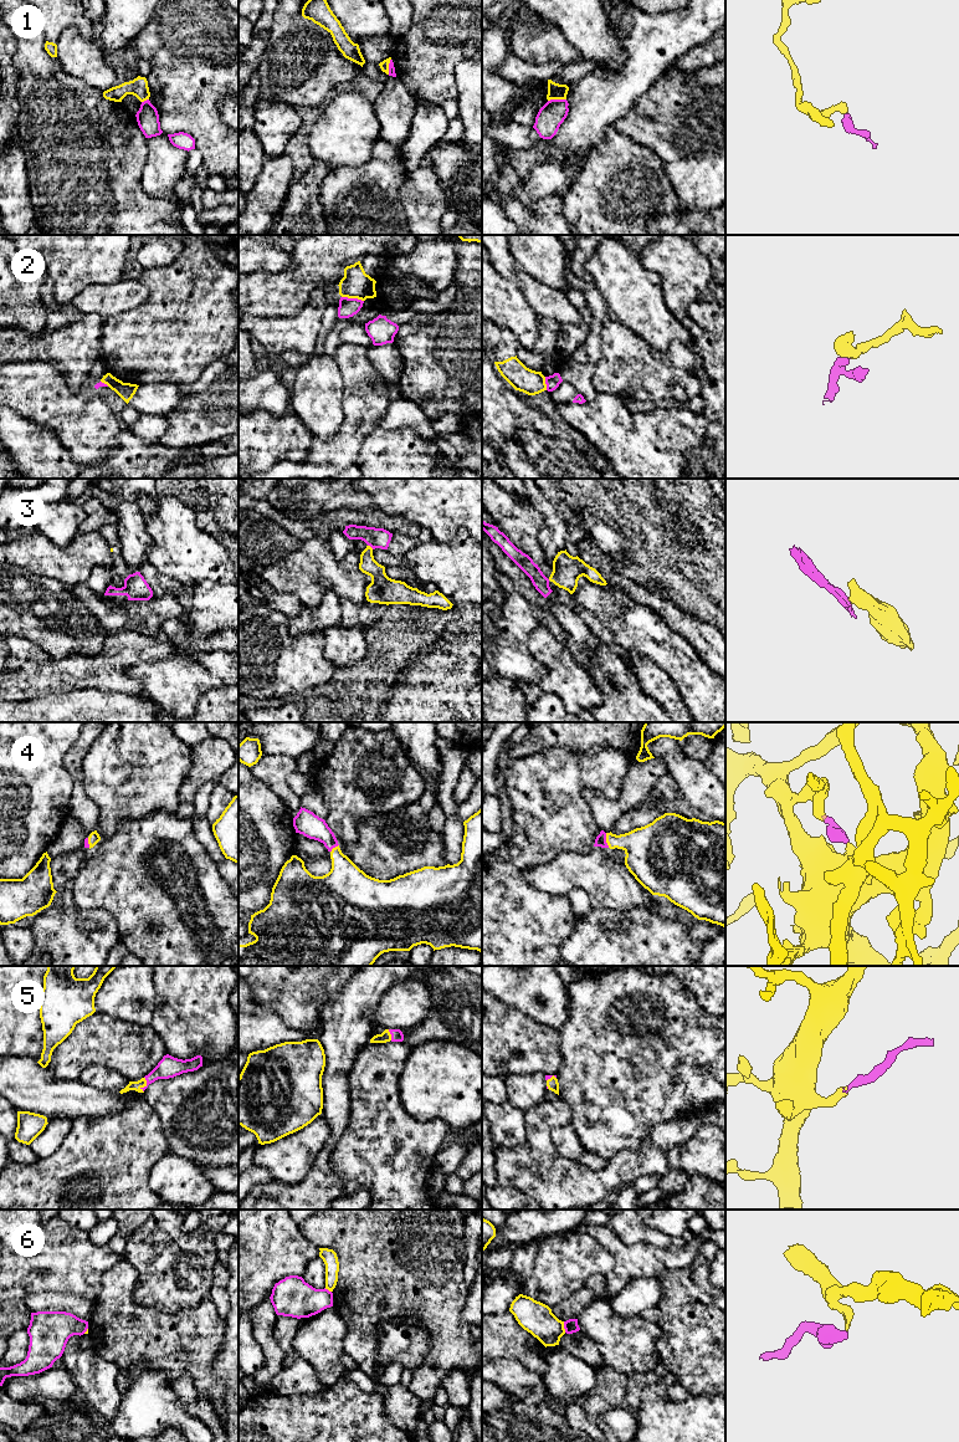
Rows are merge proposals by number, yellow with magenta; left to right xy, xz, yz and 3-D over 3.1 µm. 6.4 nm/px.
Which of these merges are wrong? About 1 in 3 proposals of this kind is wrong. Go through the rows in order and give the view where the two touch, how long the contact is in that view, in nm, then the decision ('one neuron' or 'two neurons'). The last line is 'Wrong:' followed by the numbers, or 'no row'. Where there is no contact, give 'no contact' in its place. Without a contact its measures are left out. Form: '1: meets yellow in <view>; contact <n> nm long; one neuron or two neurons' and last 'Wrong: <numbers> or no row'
1: meets yellow in yz; contact 120 nm long; two neurons
2: meets yellow in xz; contact 150 nm long; two neurons
3: meets yellow in xz; contact 50 nm long; two neurons
4: meets yellow in yz; contact 100 nm long; one neuron
5: meets yellow in xy; contact 100 nm long; one neuron
6: meets yellow in yz; contact 70 nm long; two neurons
Wrong: 1, 2, 3, 6

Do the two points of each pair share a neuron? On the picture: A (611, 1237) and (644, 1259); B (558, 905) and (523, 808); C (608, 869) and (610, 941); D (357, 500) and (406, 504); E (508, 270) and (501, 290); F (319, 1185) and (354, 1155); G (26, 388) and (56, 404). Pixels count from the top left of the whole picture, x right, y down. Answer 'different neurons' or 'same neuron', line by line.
A: same neuron
B: same neuron
C: different neurons
D: different neurons
E: different neurons
F: different neurons
G: same neuron

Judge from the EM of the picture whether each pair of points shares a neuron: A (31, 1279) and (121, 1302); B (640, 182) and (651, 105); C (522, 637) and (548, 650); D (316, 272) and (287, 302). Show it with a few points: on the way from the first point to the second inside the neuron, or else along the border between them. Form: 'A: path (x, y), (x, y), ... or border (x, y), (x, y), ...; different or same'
A: border (108, 1268), (102, 1276), (102, 1289), (93, 1302); different
B: border (620, 131), (636, 142), (647, 146), (663, 168); different
C: border (538, 624), (529, 634), (528, 650), (544, 665); different
D: path (308, 280), (293, 295); same

